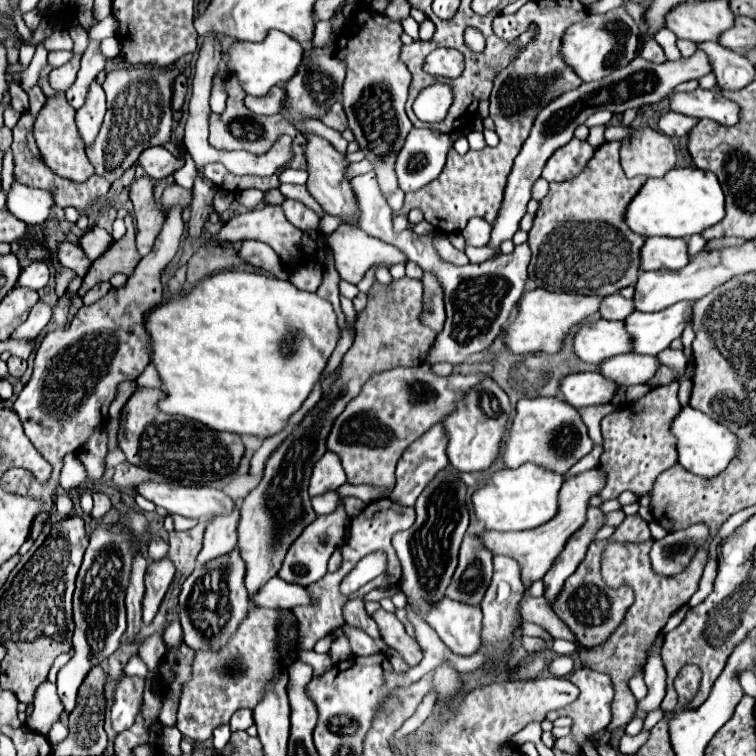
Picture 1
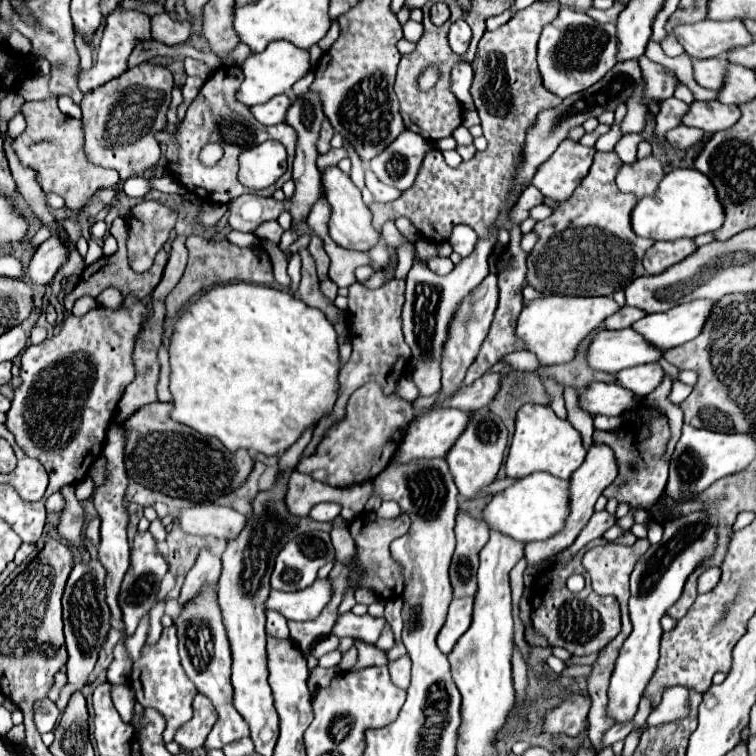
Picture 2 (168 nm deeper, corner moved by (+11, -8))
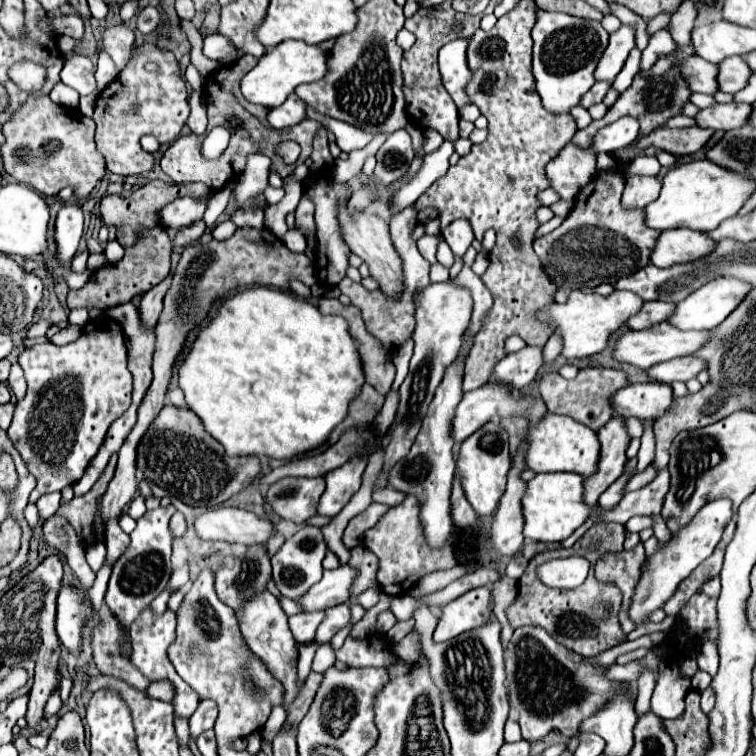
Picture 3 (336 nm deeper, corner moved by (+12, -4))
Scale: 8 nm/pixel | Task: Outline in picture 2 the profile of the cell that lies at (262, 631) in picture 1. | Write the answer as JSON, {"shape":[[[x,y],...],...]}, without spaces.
{"shape":[[[197,694],[195,700],[193,700],[193,718],[179,728],[179,732],[175,734],[173,740],[183,750],[201,748],[215,722],[217,722],[215,706],[211,704],[211,700],[207,696]]]}

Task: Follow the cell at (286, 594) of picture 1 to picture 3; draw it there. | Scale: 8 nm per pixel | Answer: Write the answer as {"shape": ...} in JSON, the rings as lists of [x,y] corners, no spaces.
{"shape":[[[350,564],[338,566],[334,570],[324,570],[322,580],[314,584],[298,602],[304,606],[306,612],[326,610],[336,604],[348,602],[356,574],[356,568],[352,568]]]}

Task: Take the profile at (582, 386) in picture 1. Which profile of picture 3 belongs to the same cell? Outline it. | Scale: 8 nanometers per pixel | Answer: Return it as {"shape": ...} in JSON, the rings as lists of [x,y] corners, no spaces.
{"shape":[[[630,384],[612,396],[612,408],[626,418],[634,416],[654,422],[672,406],[672,400],[674,394],[670,384]]]}

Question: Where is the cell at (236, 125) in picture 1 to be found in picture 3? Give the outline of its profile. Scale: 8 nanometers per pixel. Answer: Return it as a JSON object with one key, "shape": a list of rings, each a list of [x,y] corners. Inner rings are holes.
{"shape":[[[246,54],[242,56],[242,60],[234,66],[226,66],[226,68],[220,68],[216,74],[212,74],[208,78],[208,84],[206,84],[206,106],[208,106],[208,130],[212,130],[214,126],[222,124],[228,128],[230,132],[230,144],[226,148],[226,152],[222,152],[218,158],[214,160],[208,160],[202,156],[200,152],[200,144],[204,140],[204,134],[196,136],[196,134],[186,134],[186,136],[180,136],[174,144],[170,144],[170,148],[164,152],[162,160],[160,160],[160,166],[162,170],[176,182],[176,184],[188,184],[188,182],[202,182],[206,184],[210,190],[220,190],[224,188],[224,184],[232,178],[236,178],[244,166],[246,166],[246,156],[252,154],[252,152],[262,152],[266,156],[270,156],[271,168],[270,172],[275,171],[280,174],[281,178],[289,176],[298,164],[303,164],[304,160],[310,156],[312,152],[312,140],[316,136],[316,132],[322,128],[322,124],[316,124],[316,120],[304,120],[300,122],[298,126],[294,128],[286,128],[286,130],[274,130],[268,120],[266,120],[266,112],[268,108],[264,110],[262,106],[254,108],[254,104],[248,104],[244,98],[242,98],[242,92],[240,92],[240,80],[246,76],[248,70],[252,70],[252,66],[256,64],[256,58]],[[284,140],[294,140],[300,144],[302,152],[300,152],[300,158],[298,158],[298,164],[285,165],[282,159],[276,156],[276,144],[284,142]]]}

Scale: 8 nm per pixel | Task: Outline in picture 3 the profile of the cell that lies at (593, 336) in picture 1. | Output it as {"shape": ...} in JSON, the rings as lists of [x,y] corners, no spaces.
{"shape":[[[654,324],[646,330],[628,330],[626,334],[622,334],[616,342],[616,348],[614,348],[614,356],[618,362],[628,362],[628,364],[634,364],[638,368],[650,368],[652,364],[658,364],[658,362],[666,362],[666,360],[672,360],[672,358],[680,358],[680,356],[690,356],[694,352],[698,352],[708,340],[712,338],[712,330],[704,330],[704,332],[684,332],[672,324]]]}

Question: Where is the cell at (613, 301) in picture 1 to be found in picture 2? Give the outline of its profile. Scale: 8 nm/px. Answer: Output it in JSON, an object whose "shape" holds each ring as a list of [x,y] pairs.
{"shape":[[[623,306],[619,312],[615,312],[613,316],[609,316],[609,320],[605,320],[605,328],[627,328],[631,326],[635,320],[639,320],[641,316],[645,316],[645,312],[637,310],[637,308],[629,308],[629,306]]]}

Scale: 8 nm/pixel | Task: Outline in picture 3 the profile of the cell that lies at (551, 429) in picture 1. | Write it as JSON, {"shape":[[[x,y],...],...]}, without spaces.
{"shape":[[[548,414],[534,428],[528,430],[526,440],[530,444],[526,464],[534,472],[576,472],[582,476],[590,476],[598,470],[600,444],[596,432],[568,416]]]}

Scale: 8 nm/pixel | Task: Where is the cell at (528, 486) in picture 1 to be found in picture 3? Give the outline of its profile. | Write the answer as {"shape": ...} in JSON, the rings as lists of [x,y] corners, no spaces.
{"shape":[[[536,474],[522,498],[524,536],[540,542],[562,542],[580,528],[596,506],[584,504],[584,476],[580,474]]]}

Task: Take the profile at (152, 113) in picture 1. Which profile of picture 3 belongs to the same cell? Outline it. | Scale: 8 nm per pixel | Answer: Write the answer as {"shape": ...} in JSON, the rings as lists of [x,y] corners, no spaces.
{"shape":[[[154,44],[138,46],[128,66],[96,100],[96,146],[106,158],[108,172],[118,176],[134,176],[152,170],[154,158],[142,150],[140,138],[153,134],[161,144],[170,143],[180,136],[188,114],[190,106],[186,82],[182,80],[180,64],[174,54],[160,50]]]}

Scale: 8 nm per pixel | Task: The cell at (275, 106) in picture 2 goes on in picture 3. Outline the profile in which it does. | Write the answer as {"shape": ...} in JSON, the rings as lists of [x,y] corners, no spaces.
{"shape":[[[296,94],[288,96],[288,100],[282,106],[272,108],[268,114],[268,122],[278,130],[292,128],[300,124],[300,120],[304,118],[306,118],[306,102],[302,102]]]}

